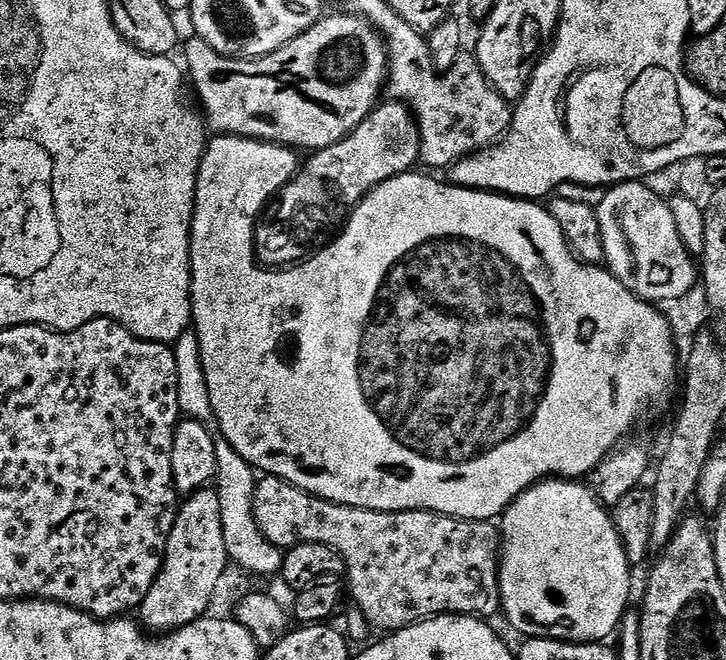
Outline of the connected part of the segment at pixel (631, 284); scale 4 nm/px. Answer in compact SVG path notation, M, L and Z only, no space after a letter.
M644 182L611 185L605 191L601 204L595 207L602 230L606 267L618 277L622 286L626 286L632 293L646 301L663 302L682 298L698 284L698 264L679 237L669 201L646 185Z

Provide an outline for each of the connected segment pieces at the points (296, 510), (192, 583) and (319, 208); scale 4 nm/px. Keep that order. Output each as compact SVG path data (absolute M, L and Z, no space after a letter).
M265 475L257 479L254 490L254 518L258 522L258 530L274 542L282 550L287 550L299 544L325 544L336 549L344 560L346 569L346 588L350 593L350 600L355 607L360 608L362 614L373 629L381 628L381 633L391 634L400 628L416 624L420 620L430 620L434 616L478 616L489 618L501 611L500 607L500 542L502 532L495 523L487 520L459 520L453 516L443 516L441 512L379 512L365 508L351 508L345 504L335 504L303 492L298 486L286 482L277 476Z
M213 487L201 488L187 497L177 509L174 526L167 538L163 566L158 578L150 588L150 594L143 599L138 609L141 623L154 632L172 631L207 615L212 598L226 572L230 561L226 554L226 542L222 531L222 512L218 496Z
M389 99L387 103L373 108L349 136L334 142L334 146L315 149L309 155L312 157L299 165L292 181L279 189L278 199L266 212L268 225L256 230L256 246L263 259L273 260L268 262L276 266L299 264L321 247L320 235L331 237L376 185L415 169L412 167L420 160L420 131L412 109L399 100Z

